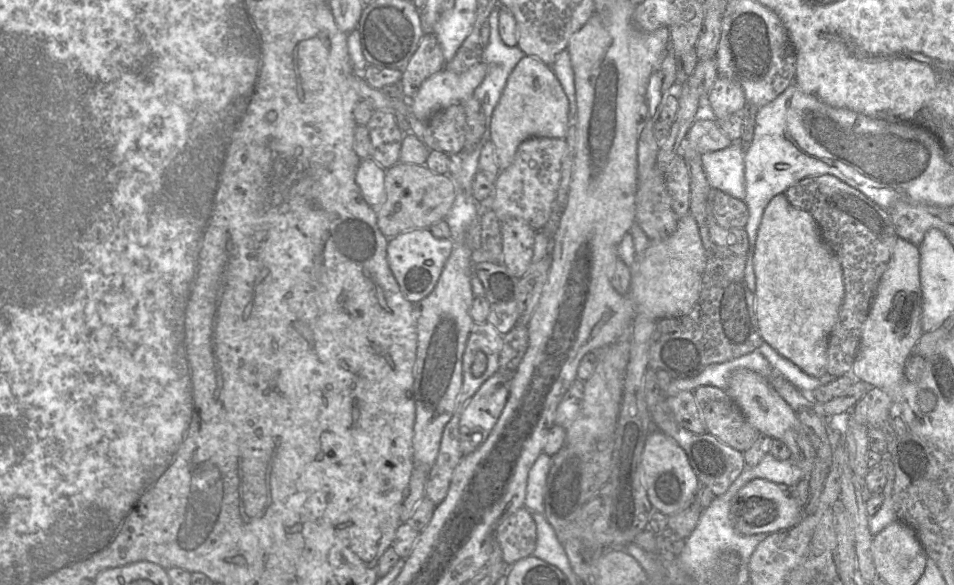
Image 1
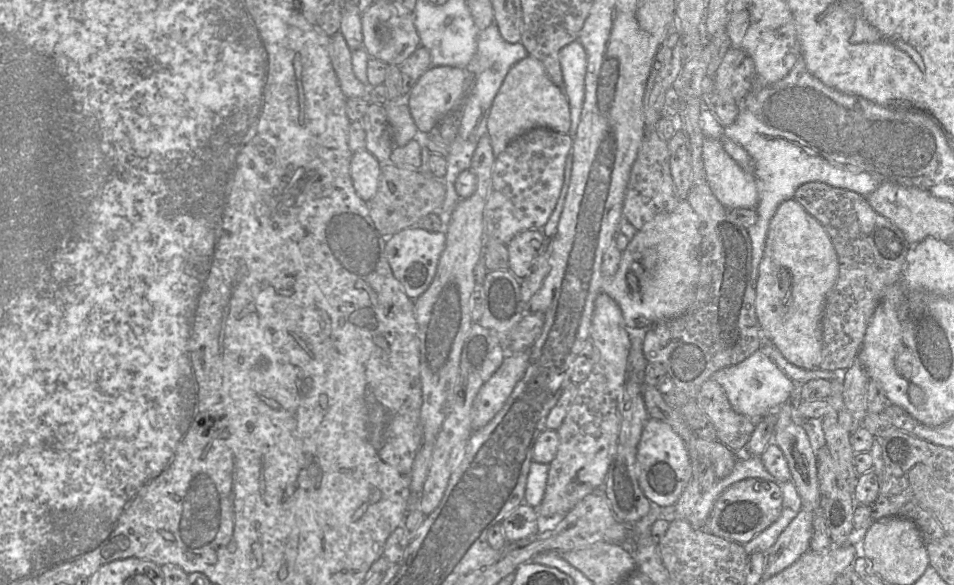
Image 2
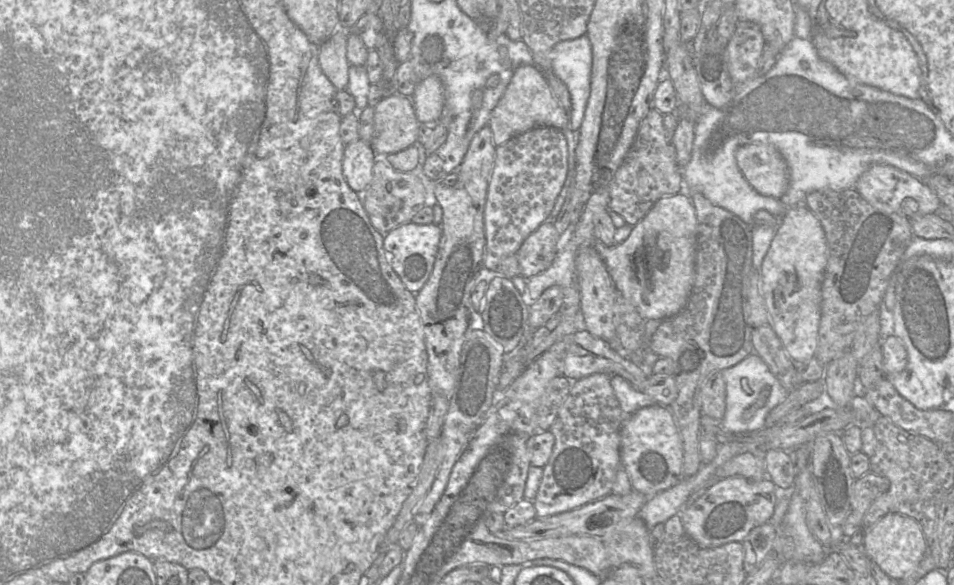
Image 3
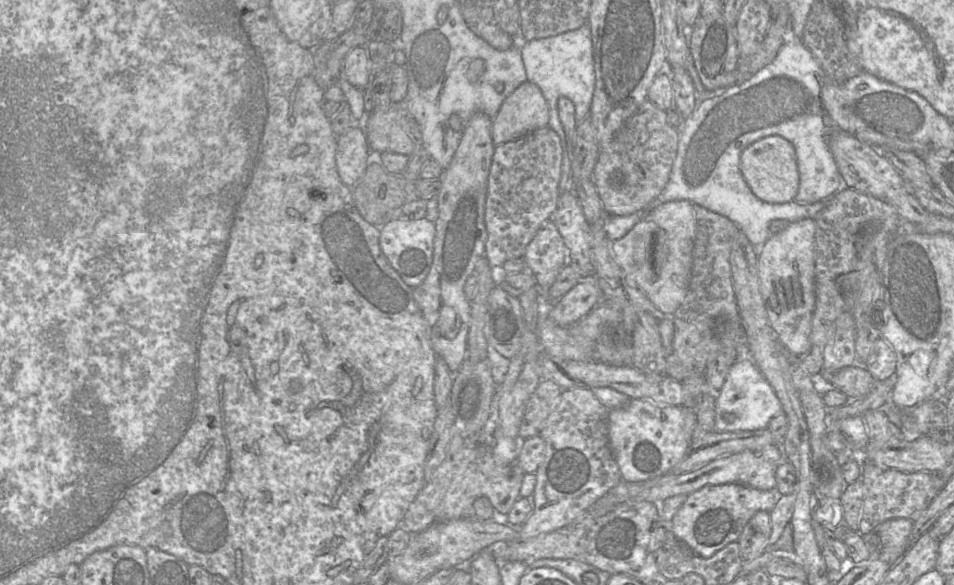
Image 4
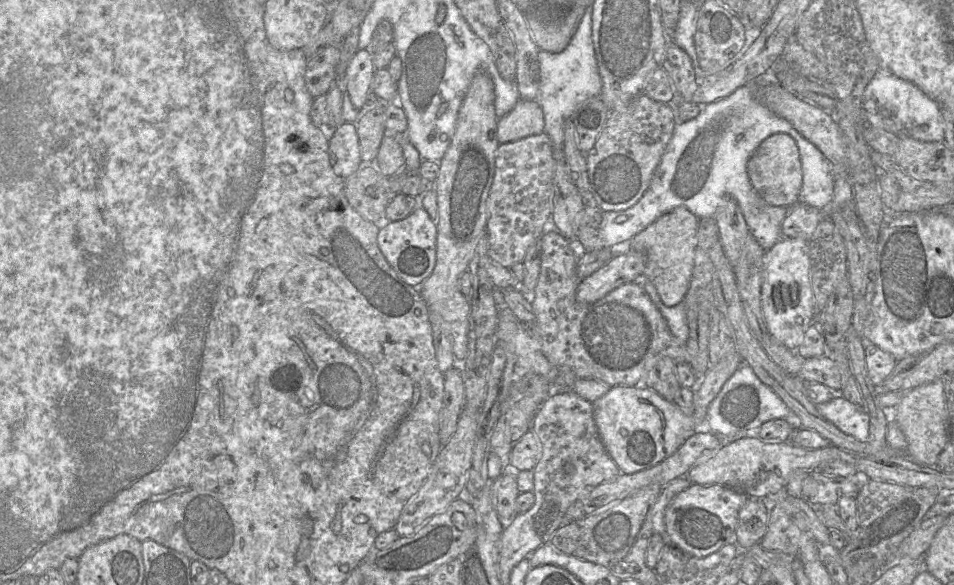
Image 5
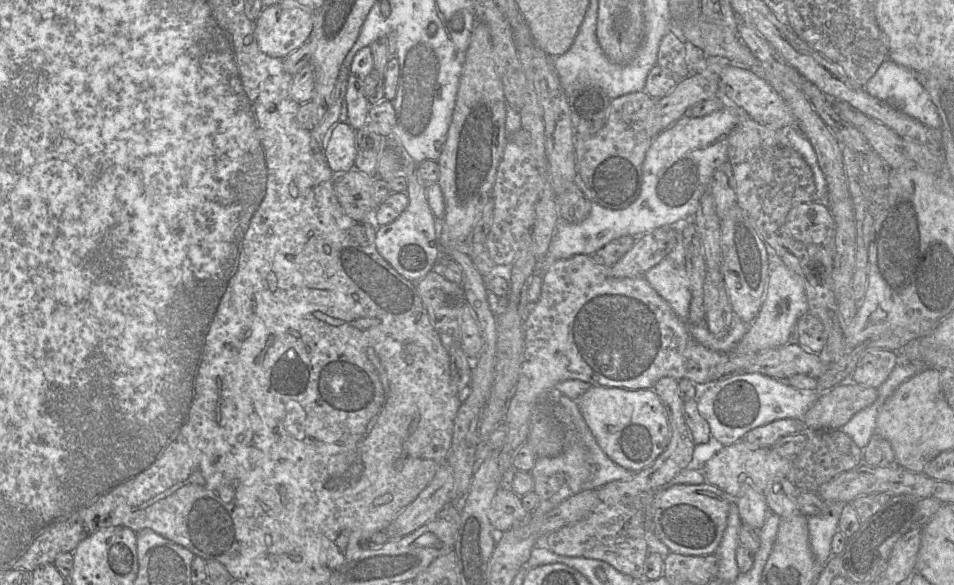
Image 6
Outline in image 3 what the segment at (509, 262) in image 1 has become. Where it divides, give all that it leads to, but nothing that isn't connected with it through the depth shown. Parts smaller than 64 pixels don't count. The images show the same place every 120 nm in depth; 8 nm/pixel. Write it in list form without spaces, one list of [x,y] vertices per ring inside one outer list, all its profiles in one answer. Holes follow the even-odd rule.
[[[551,221],[541,224],[522,243],[515,256],[523,278],[532,278],[547,270],[557,255],[558,233]]]

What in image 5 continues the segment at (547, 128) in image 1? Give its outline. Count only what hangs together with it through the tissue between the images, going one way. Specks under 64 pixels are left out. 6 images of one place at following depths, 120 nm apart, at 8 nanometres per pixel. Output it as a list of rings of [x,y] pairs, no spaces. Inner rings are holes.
[[[520,99],[515,107],[497,121],[499,144],[517,141],[544,132],[544,115],[539,102]]]

